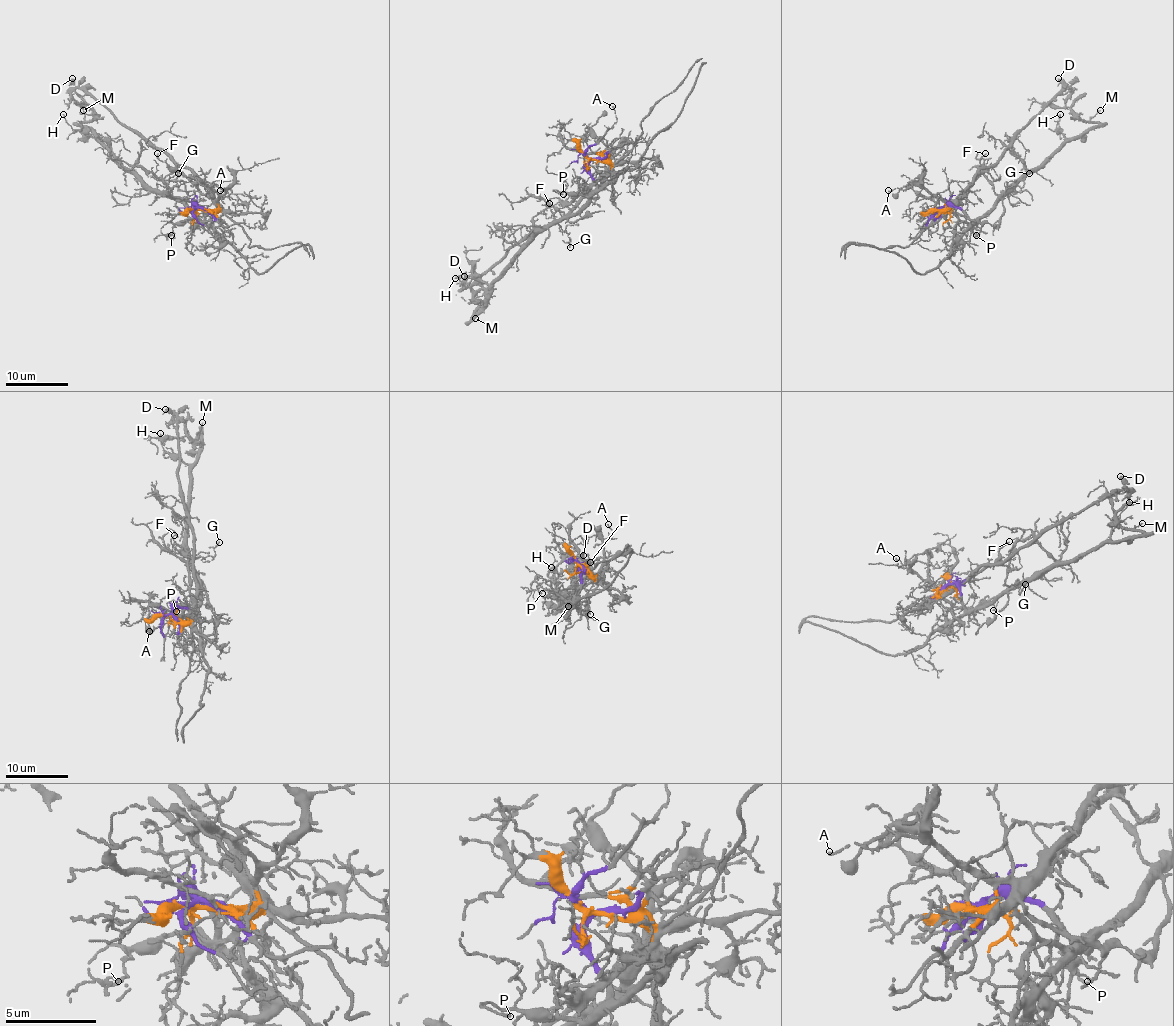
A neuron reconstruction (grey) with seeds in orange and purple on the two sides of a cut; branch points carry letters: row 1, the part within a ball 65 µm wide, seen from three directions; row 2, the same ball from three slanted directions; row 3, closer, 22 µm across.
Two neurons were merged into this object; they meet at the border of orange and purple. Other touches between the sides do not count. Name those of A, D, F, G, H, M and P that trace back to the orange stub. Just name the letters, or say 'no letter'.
A, D, F

